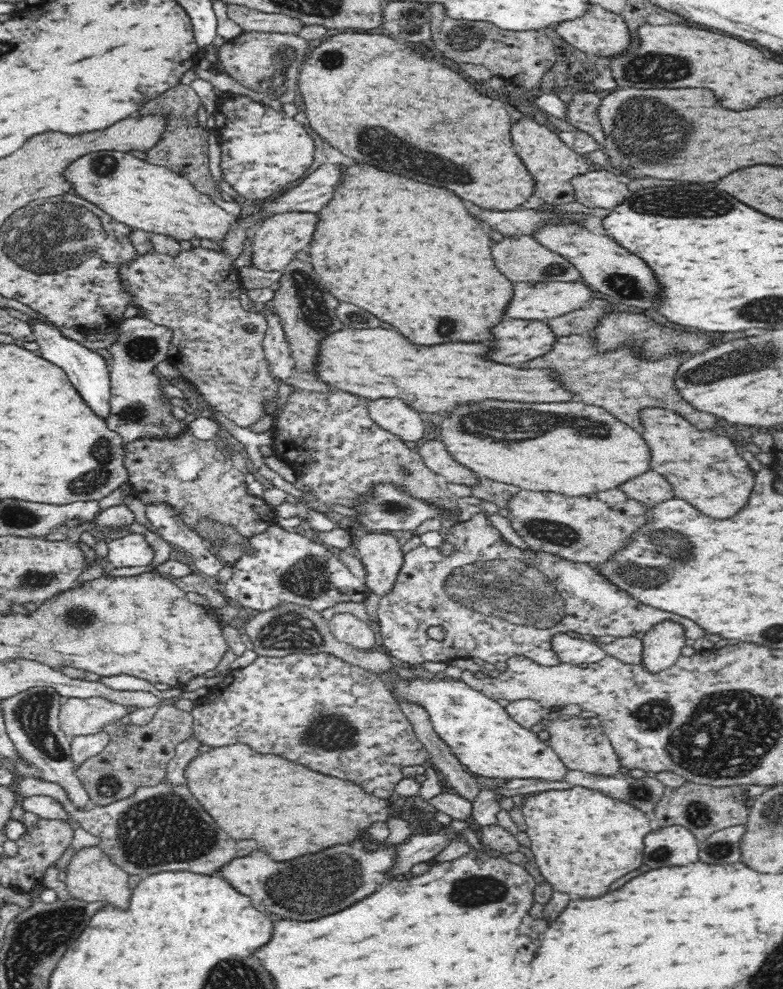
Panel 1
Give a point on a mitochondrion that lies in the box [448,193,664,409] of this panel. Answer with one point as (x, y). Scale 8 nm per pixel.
(627, 287)

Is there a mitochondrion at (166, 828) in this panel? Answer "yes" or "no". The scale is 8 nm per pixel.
yes

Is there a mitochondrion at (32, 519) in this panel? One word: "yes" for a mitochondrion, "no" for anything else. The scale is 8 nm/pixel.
yes

